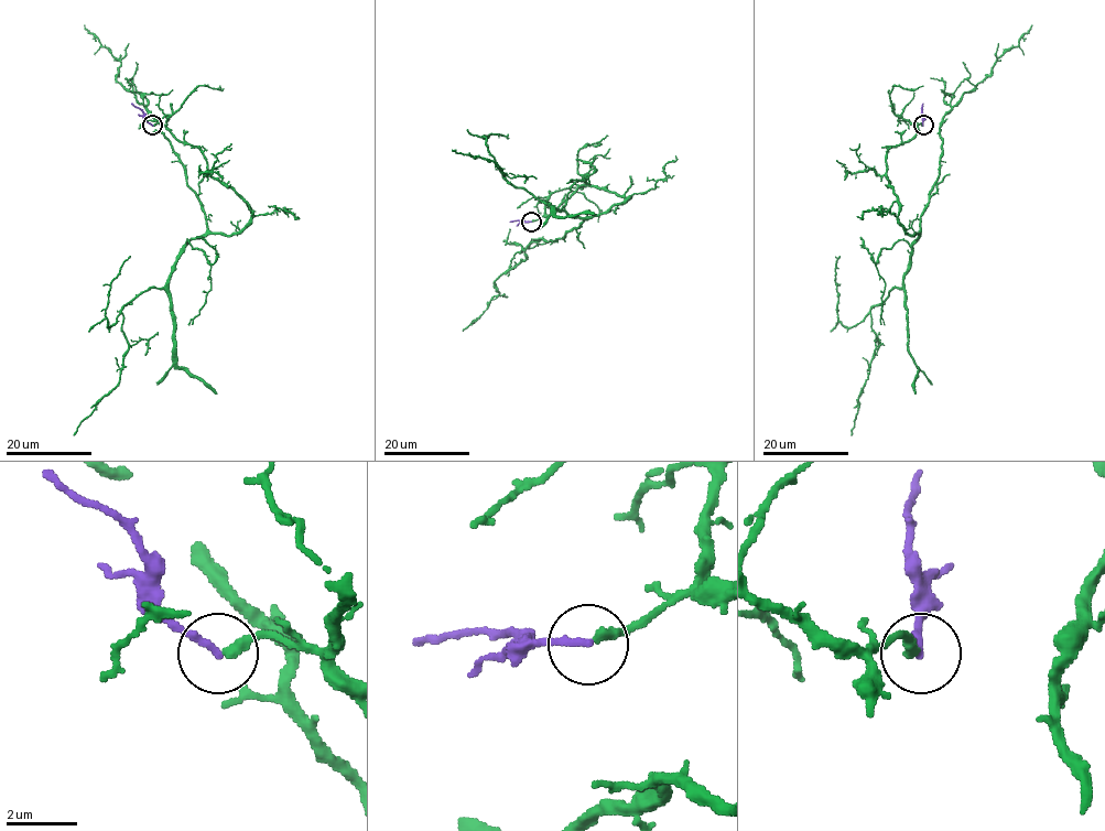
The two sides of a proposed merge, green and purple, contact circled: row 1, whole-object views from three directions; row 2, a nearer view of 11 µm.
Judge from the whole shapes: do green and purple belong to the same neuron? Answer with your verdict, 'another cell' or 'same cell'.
another cell

